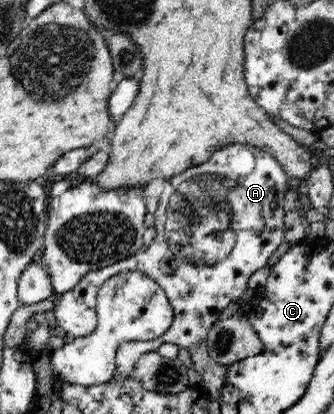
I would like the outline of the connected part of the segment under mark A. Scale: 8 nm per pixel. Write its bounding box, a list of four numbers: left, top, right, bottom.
[53,144,289,378]

